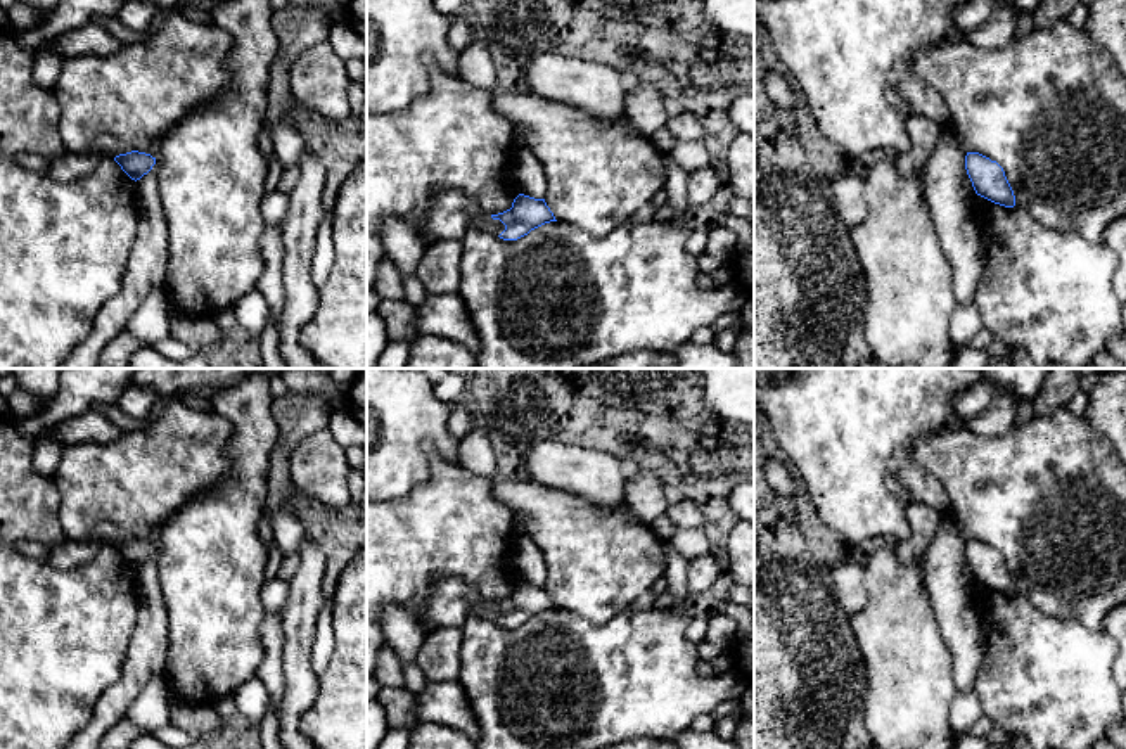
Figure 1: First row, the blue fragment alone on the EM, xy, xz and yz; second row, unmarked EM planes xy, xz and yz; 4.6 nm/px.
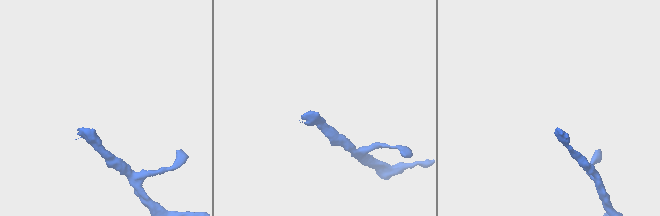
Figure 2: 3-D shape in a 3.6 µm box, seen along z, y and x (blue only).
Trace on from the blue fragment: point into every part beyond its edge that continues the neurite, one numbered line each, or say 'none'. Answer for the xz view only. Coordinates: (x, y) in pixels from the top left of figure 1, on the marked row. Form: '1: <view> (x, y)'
1: xz (452, 213)

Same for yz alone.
none

